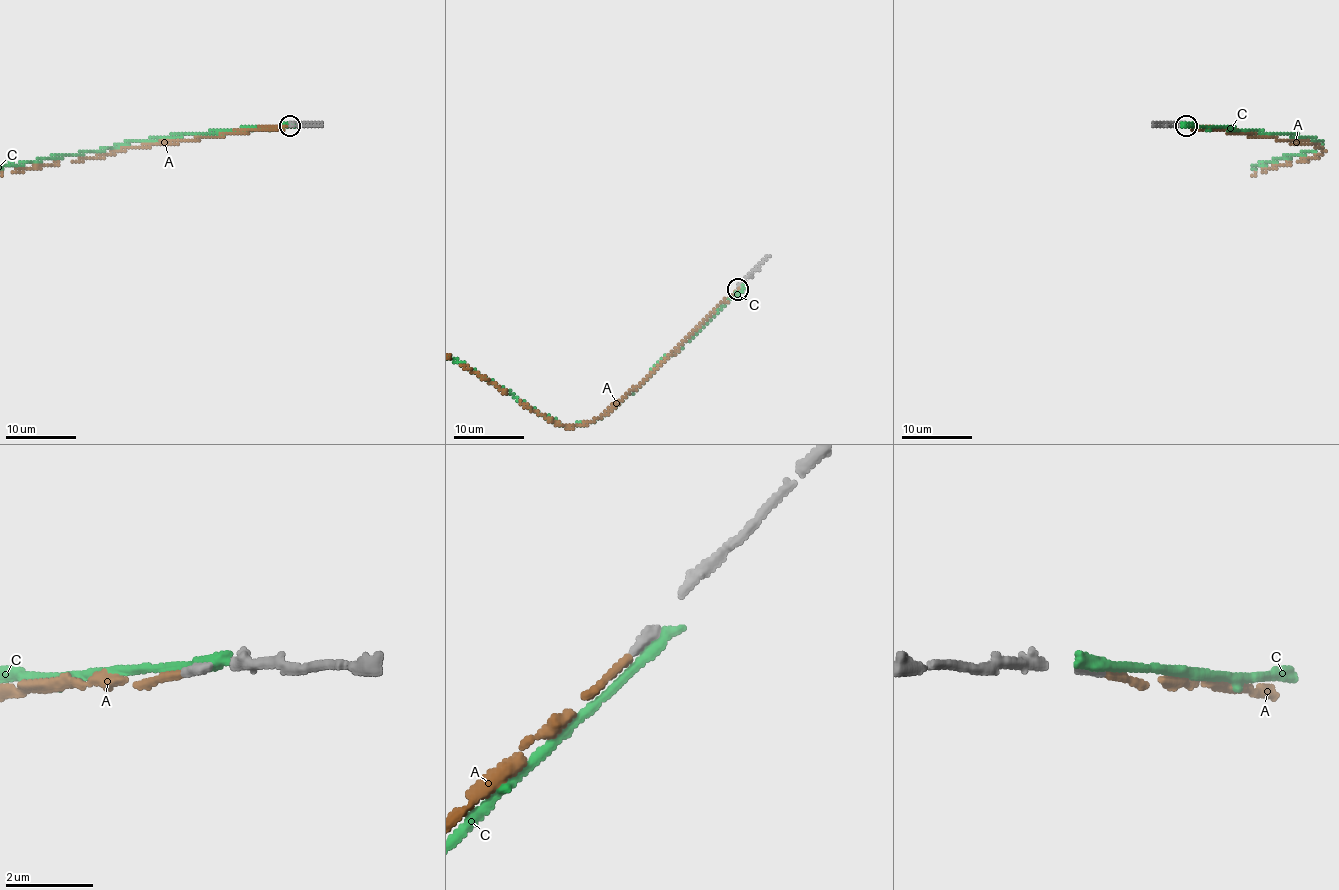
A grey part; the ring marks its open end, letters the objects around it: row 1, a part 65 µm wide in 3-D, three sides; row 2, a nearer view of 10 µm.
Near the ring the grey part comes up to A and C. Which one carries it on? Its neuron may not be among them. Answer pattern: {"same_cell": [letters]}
{"same_cell": ["A"]}

